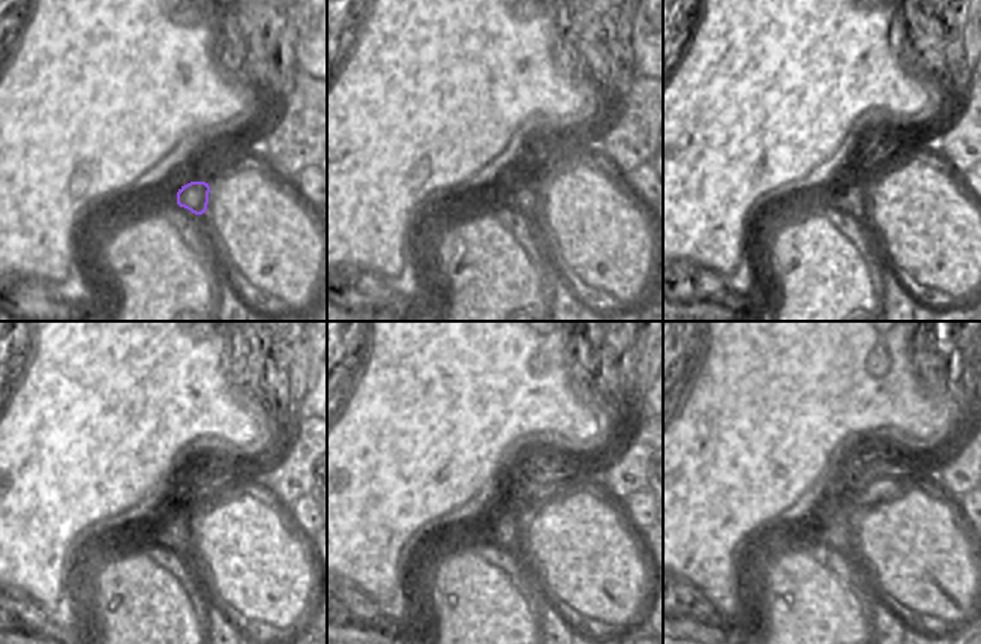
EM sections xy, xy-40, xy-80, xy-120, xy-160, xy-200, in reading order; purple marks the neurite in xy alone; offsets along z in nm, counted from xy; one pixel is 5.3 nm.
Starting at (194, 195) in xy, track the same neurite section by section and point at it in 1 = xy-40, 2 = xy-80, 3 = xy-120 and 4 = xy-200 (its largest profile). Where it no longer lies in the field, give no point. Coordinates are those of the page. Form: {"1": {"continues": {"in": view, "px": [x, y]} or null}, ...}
{"1": {"continues": {"in": "xy-40", "px": [525, 198]}}, "2": {"continues": {"in": "xy-80", "px": [854, 198]}}, "3": {"continues": {"in": "xy-120", "px": [176, 533]}}, "4": {"continues": {"in": "xy-200", "px": [837, 532]}}}

